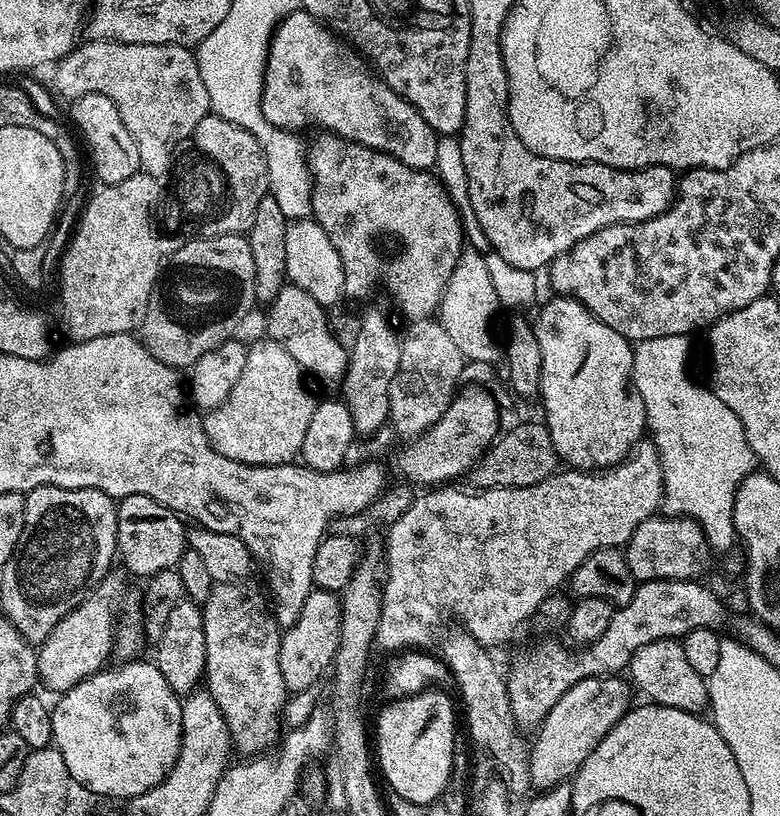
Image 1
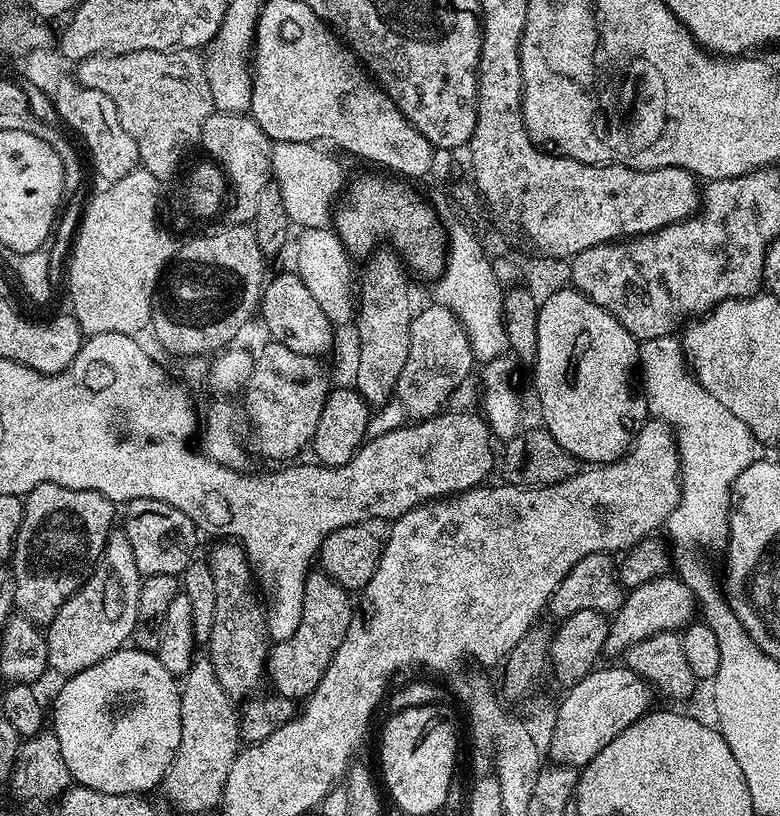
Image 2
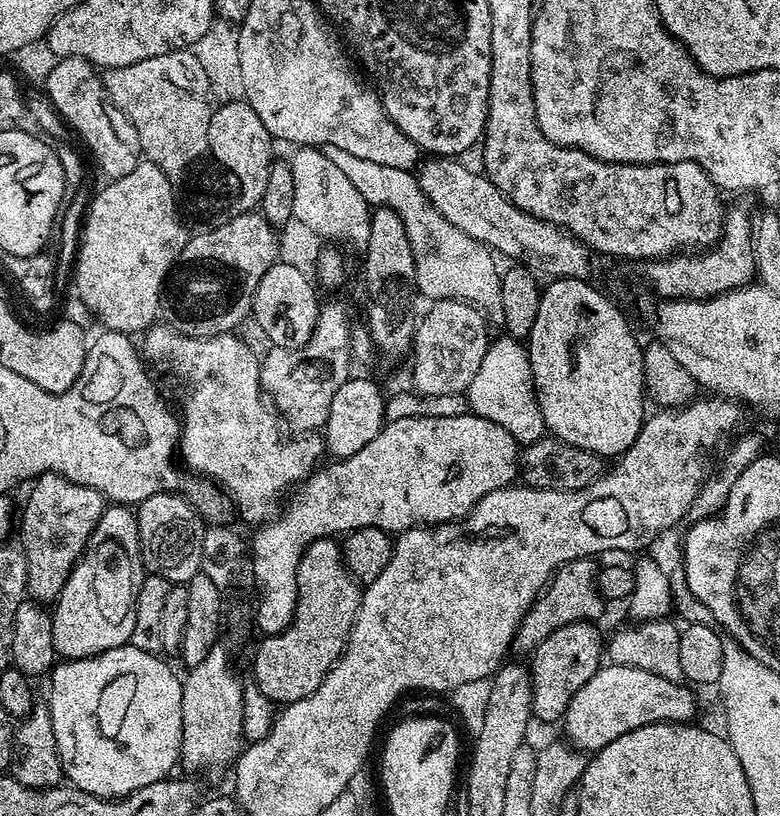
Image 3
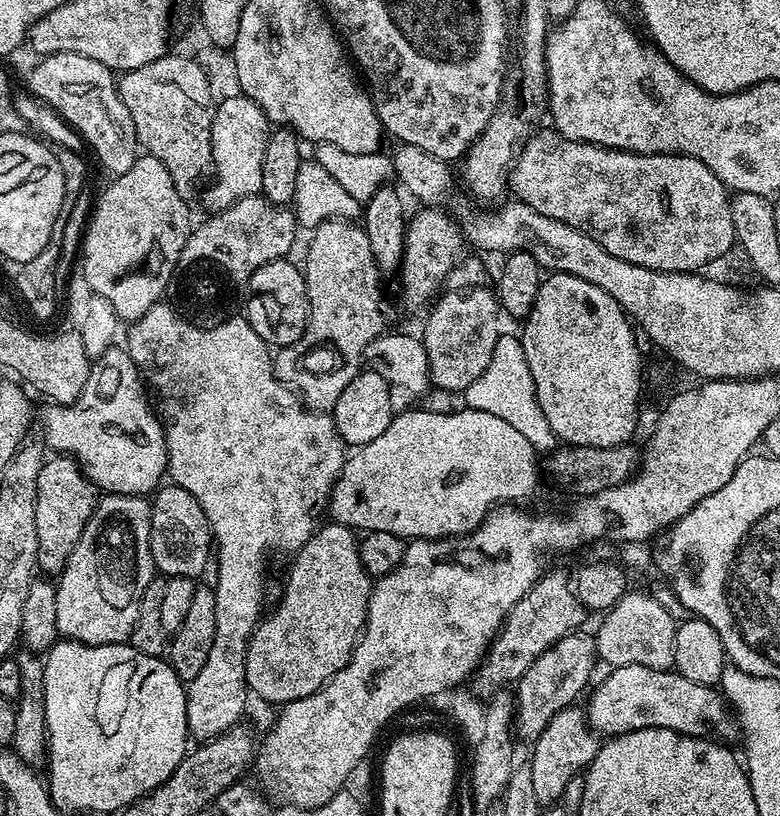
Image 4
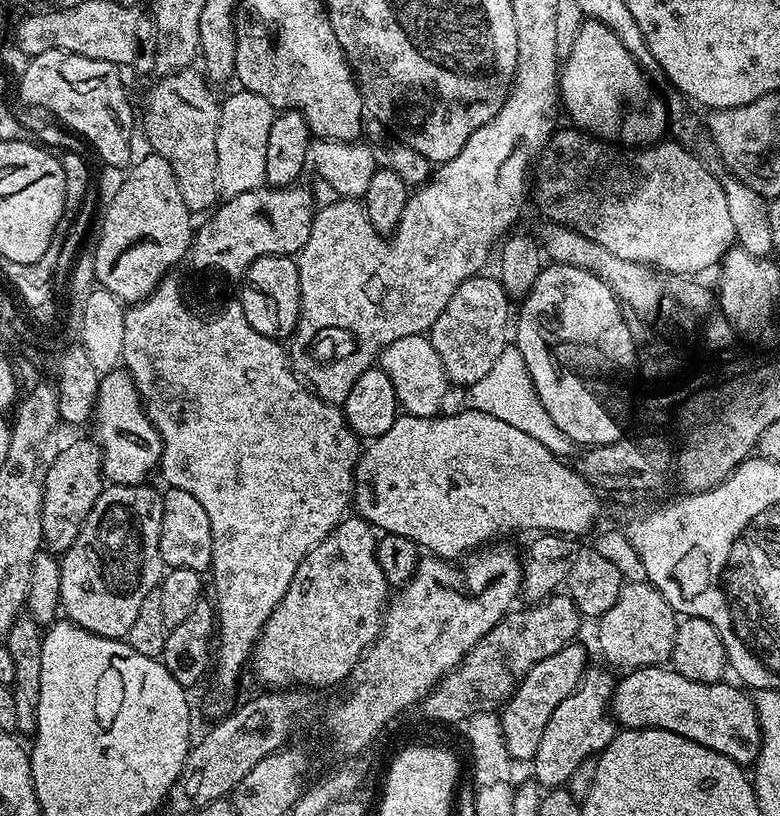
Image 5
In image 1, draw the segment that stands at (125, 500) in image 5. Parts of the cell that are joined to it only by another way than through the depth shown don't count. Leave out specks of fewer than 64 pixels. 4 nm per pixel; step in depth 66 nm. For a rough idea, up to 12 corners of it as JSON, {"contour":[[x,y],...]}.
{"contour":[[123,575],[105,576],[36,653],[39,683],[69,692],[109,663]]}

